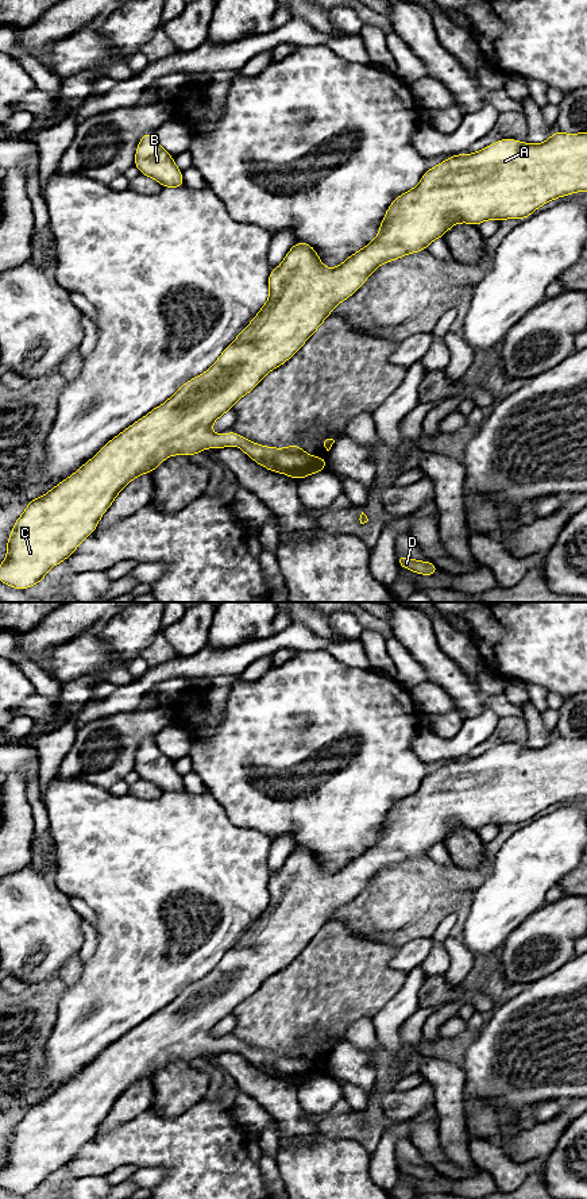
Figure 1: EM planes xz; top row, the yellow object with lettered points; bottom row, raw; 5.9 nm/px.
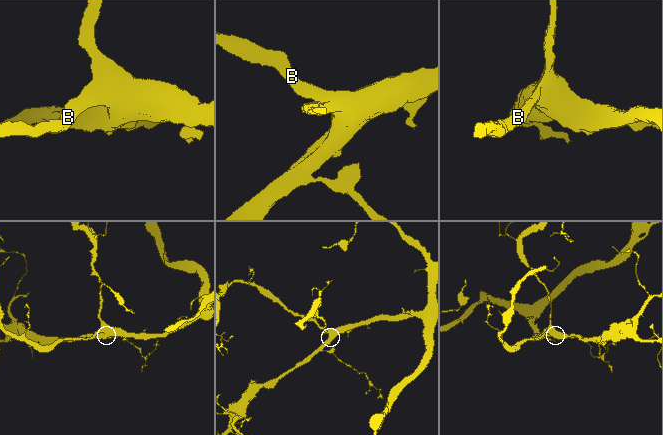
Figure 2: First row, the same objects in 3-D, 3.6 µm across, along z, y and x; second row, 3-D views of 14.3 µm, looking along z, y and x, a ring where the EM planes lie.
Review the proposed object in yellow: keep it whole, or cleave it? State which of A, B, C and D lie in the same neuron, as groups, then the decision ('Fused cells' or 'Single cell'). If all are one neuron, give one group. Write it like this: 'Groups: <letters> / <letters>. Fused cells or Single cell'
Groups: A B C D. Single cell

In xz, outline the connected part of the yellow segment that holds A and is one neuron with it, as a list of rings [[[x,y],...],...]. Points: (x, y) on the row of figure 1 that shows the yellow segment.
[[[555,131],[540,144],[506,138],[480,151],[452,155],[426,169],[417,186],[389,205],[376,238],[337,267],[327,269],[310,244],[294,243],[282,263],[269,274],[270,296],[266,304],[205,373],[185,382],[169,400],[111,439],[74,474],[28,502],[7,539],[0,582],[18,590],[45,582],[45,574],[66,560],[94,532],[125,485],[139,475],[152,473],[169,456],[193,456],[204,448],[220,450],[235,444],[258,464],[296,481],[325,470],[327,456],[309,455],[297,444],[266,447],[233,431],[216,435],[211,427],[232,410],[233,404],[248,394],[267,373],[289,361],[333,308],[362,288],[381,265],[428,248],[455,224],[479,225],[491,219],[525,220],[548,201],[576,192],[587,192],[587,132]]]

